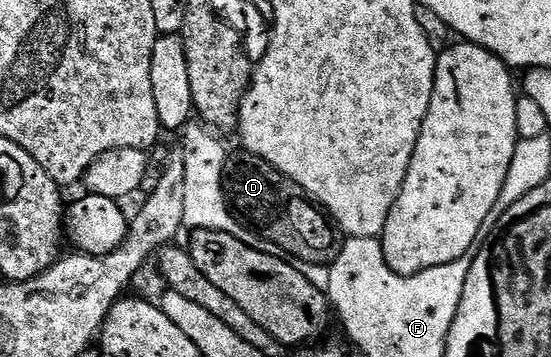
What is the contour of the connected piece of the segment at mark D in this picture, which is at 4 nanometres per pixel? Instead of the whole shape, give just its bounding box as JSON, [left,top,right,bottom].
[223,151,341,266]

